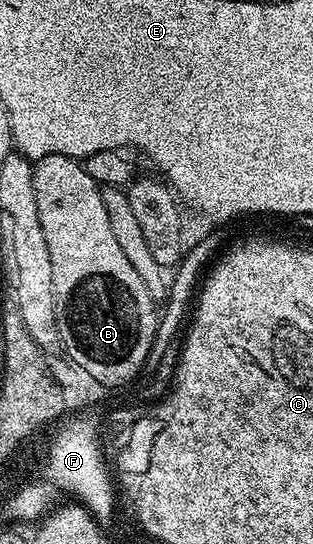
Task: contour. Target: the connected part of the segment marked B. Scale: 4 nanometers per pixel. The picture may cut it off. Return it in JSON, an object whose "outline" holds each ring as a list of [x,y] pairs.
{"outline":[[[49,154],[34,161],[33,167],[37,213],[53,268],[56,326],[62,351],[67,351],[68,358],[99,384],[134,381],[144,371],[154,344],[160,321],[157,312],[155,314],[157,301],[149,294],[145,282],[141,282],[141,274],[137,274],[129,258],[125,258],[113,230],[109,230],[109,214],[105,214],[105,202],[101,202],[101,184],[89,176],[84,165],[73,157]]]}

